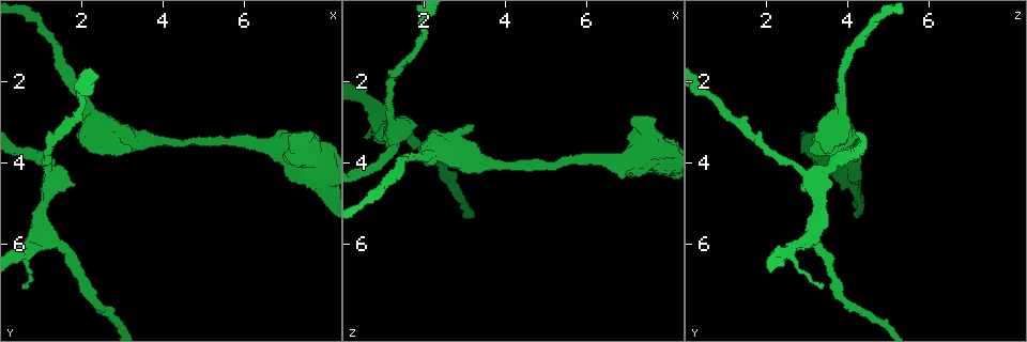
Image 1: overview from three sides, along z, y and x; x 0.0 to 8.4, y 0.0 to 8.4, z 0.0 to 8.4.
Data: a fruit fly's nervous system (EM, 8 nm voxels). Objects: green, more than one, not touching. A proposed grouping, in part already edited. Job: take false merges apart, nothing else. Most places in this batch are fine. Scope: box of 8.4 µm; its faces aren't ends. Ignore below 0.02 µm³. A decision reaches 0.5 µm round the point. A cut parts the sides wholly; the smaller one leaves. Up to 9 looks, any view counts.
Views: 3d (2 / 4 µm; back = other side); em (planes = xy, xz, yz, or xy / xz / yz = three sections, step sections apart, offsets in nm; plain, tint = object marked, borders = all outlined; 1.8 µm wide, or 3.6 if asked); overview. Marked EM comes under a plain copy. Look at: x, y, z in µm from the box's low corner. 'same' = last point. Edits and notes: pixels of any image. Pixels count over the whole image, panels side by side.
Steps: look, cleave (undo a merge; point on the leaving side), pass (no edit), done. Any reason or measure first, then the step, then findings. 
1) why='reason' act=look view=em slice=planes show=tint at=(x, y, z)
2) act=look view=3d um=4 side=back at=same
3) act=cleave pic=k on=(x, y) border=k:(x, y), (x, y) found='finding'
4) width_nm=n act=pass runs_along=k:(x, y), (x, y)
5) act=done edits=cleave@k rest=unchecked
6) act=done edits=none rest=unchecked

why='sudden change in width' act=look view=em slice=xy step=4 show=tint at=(1.30, 4.50, 3.25)

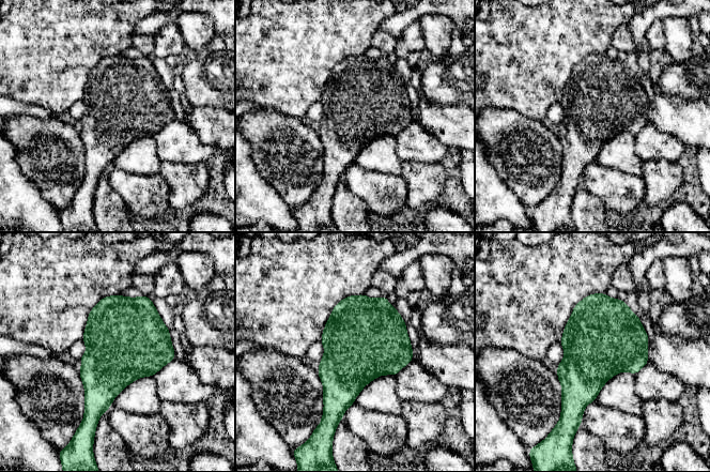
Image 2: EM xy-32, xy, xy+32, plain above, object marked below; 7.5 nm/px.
why='another direction' act=look view=em slice=planes show=borders at=same

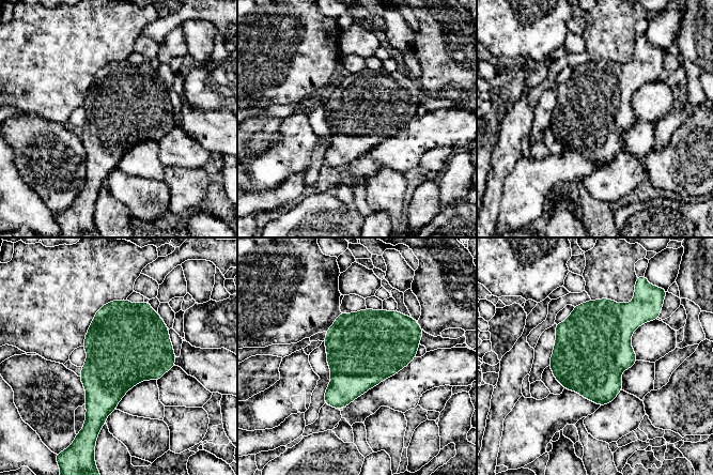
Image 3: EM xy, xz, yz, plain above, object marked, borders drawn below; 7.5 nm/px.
width_nm=550 act=pass found='one neuron here'

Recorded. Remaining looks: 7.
why='thick turns thin' act=look view=em um=3.6 slice=yz step=8 show=tint at=(2.20, 2.75, 3.90)

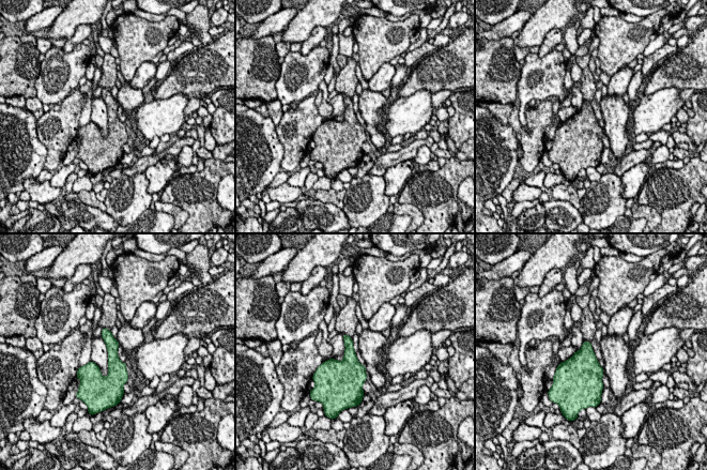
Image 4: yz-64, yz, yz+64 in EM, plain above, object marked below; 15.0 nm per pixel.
width_nm=200 act=pass found='continuous, no second neuron'

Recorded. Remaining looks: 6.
why='sudden change in width' act=look view=3d um=4 at=(6.25, 3.55, 3.95)

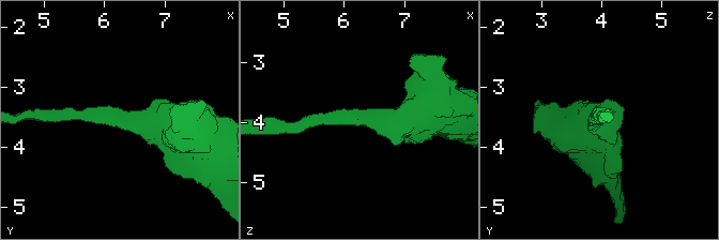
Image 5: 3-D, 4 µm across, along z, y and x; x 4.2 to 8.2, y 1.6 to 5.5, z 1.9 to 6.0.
arm_widths_nm=190,480 act=look view=em slice=planes show=tint at=(6.25, 3.60, 3.90)

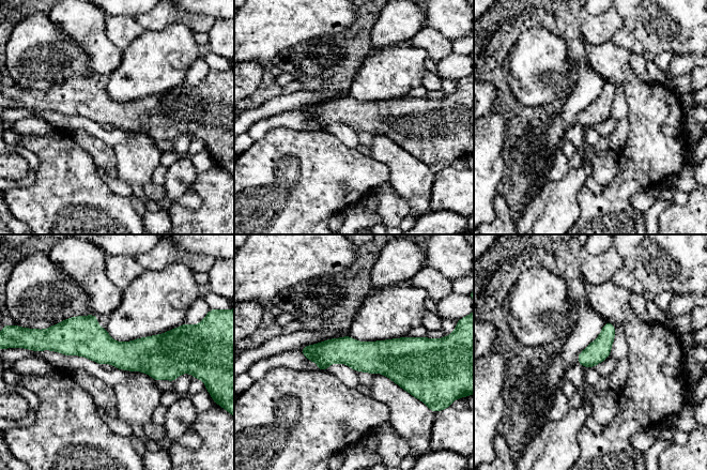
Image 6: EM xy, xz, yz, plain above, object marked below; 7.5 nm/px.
width_nm=160 act=pass runs_along=6:(51, 343), (179, 349) found='one neuron here'

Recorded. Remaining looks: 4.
why='thick turns thin' act=look view=em um=3.6 slice=yz step=8 show=tint at=(7.95, 4.65, 4.20)

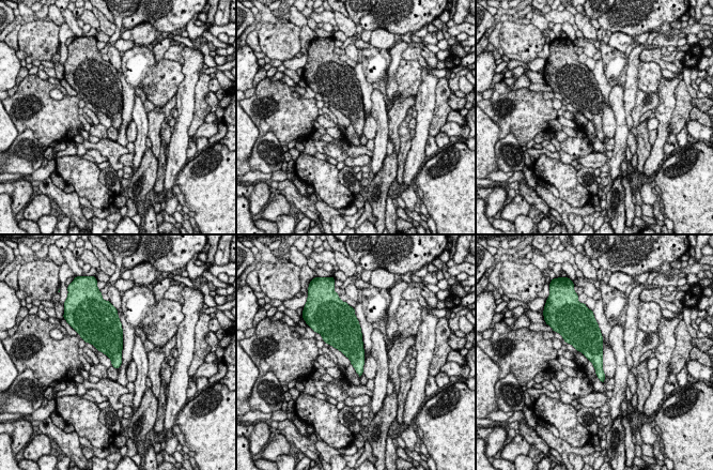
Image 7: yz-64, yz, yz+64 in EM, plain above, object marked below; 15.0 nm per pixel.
width_nm=320 act=pass found='one neuron here'

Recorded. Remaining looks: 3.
act=done edits=none rest=unchecked

